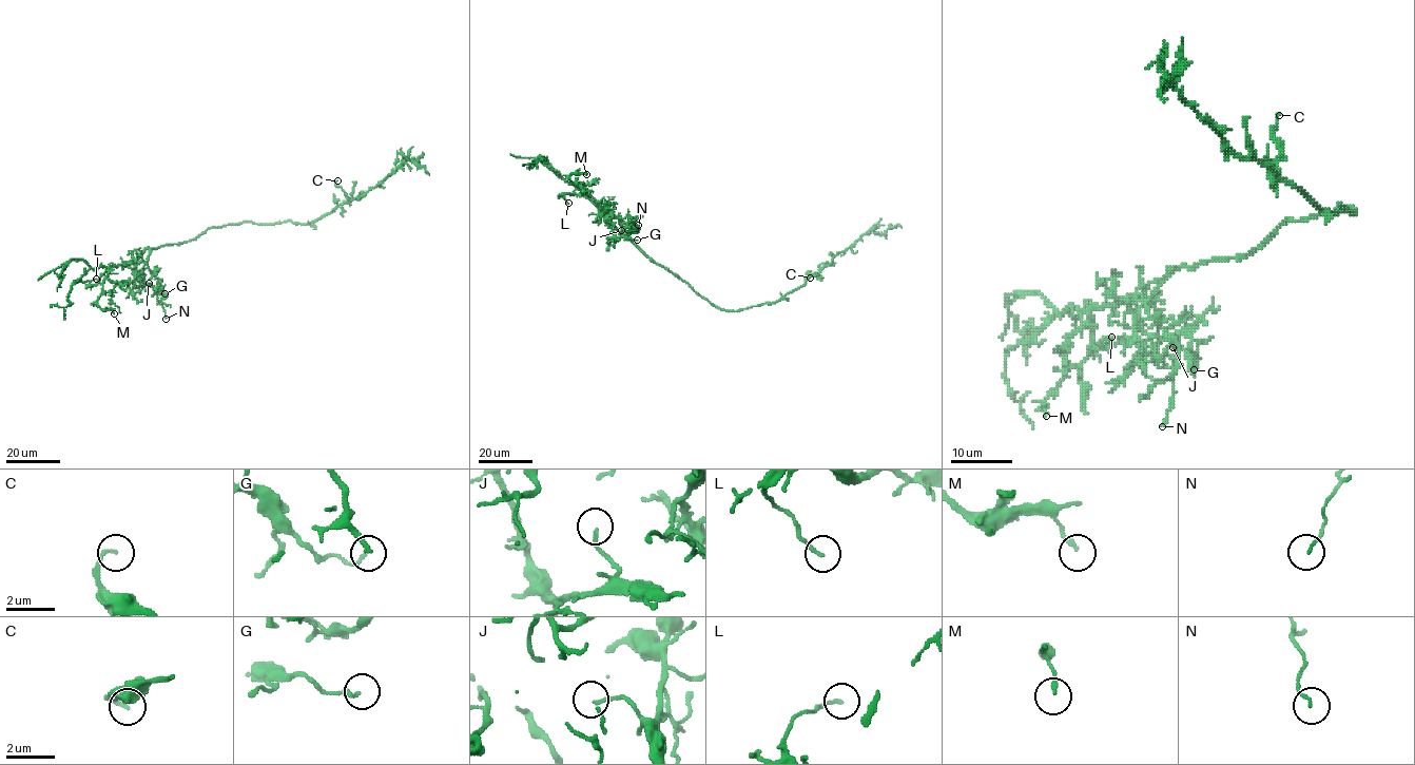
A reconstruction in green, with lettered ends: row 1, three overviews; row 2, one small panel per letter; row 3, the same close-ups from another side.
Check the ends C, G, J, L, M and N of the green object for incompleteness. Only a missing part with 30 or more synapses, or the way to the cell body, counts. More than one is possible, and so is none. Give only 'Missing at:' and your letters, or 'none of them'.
Missing at: none of them

